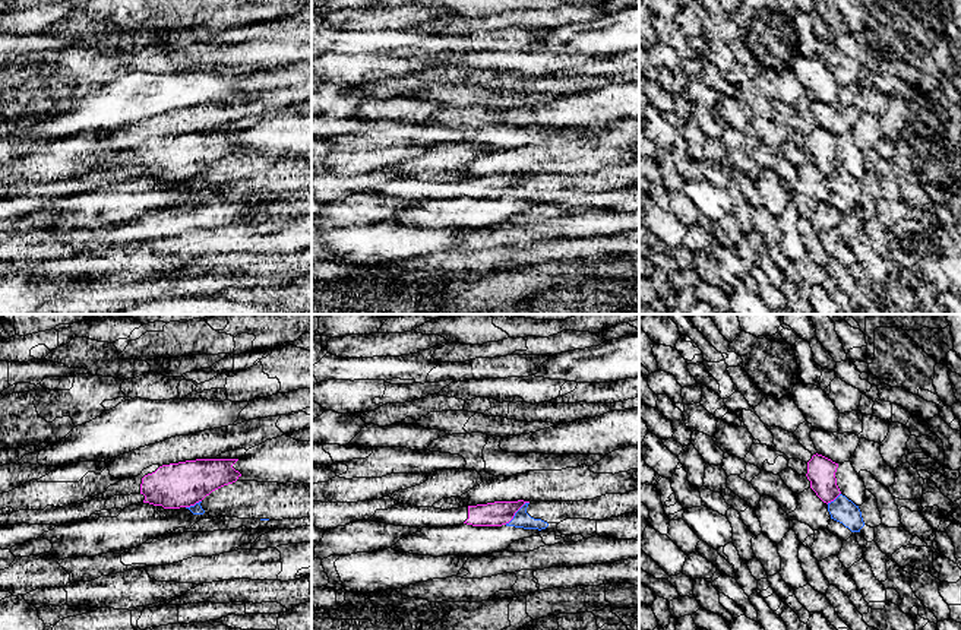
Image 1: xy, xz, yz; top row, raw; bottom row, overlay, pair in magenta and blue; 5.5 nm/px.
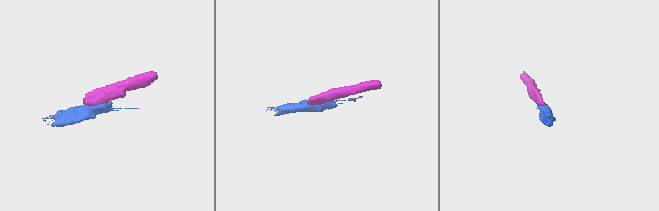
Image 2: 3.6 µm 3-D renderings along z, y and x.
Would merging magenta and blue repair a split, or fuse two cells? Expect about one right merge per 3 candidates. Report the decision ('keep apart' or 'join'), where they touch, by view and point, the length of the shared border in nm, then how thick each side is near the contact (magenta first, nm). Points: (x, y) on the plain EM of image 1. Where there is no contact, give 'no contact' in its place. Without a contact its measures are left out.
keep apart; meets magenta in xz at (515, 184); contact 180 nm long; 140 nm thick on the magenta side, 90 nm on the other

